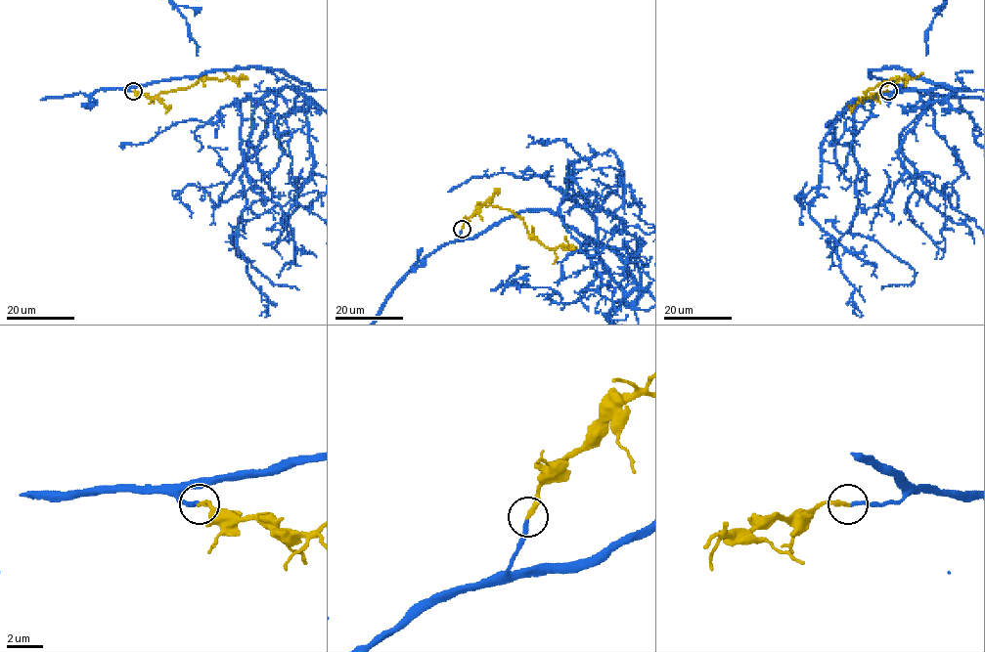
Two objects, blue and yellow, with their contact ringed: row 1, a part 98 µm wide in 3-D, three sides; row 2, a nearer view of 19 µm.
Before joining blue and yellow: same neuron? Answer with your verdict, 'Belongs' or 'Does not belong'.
Belongs

